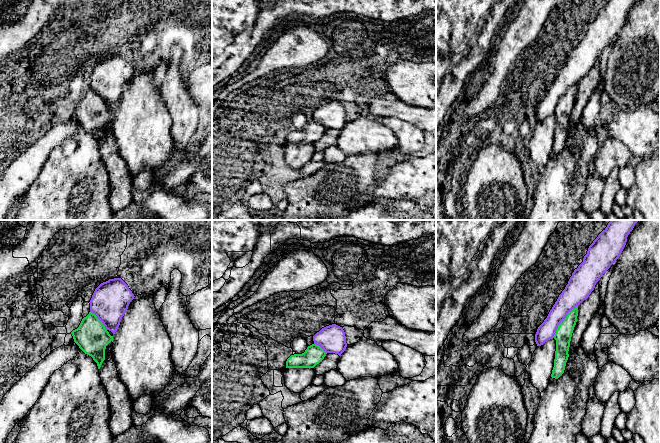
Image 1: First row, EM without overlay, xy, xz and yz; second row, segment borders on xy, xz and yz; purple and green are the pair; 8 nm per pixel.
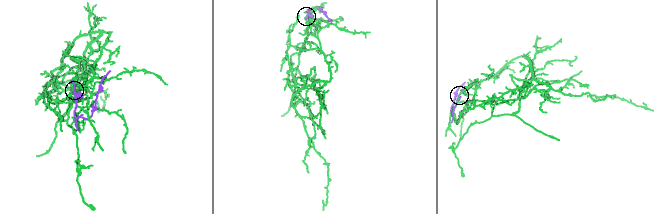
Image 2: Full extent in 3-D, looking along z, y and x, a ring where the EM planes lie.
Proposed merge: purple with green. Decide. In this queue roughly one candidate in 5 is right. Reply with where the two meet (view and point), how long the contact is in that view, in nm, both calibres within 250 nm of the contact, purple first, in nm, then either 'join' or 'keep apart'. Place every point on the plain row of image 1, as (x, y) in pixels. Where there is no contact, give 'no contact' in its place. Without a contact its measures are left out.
meets purple in yz at (562, 96); contact 320 nm long; 190 nm thick on the purple side, 130 nm on the other; keep apart

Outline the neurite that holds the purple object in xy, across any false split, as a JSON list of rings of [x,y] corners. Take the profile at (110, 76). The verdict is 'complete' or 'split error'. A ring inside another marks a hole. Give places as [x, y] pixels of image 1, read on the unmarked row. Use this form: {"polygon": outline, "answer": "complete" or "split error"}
{"polygon": [[[121,54],[109,55],[95,65],[89,78],[90,88],[114,110],[134,73]]], "answer": "complete"}

